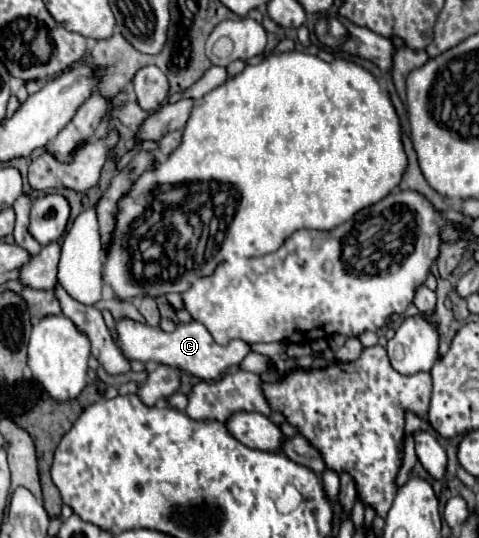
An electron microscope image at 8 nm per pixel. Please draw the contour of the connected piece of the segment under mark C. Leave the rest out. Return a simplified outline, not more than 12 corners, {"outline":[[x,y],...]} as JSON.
{"outline":[[116,322],[126,358],[216,380],[250,352],[214,342],[200,322],[162,332]]}

